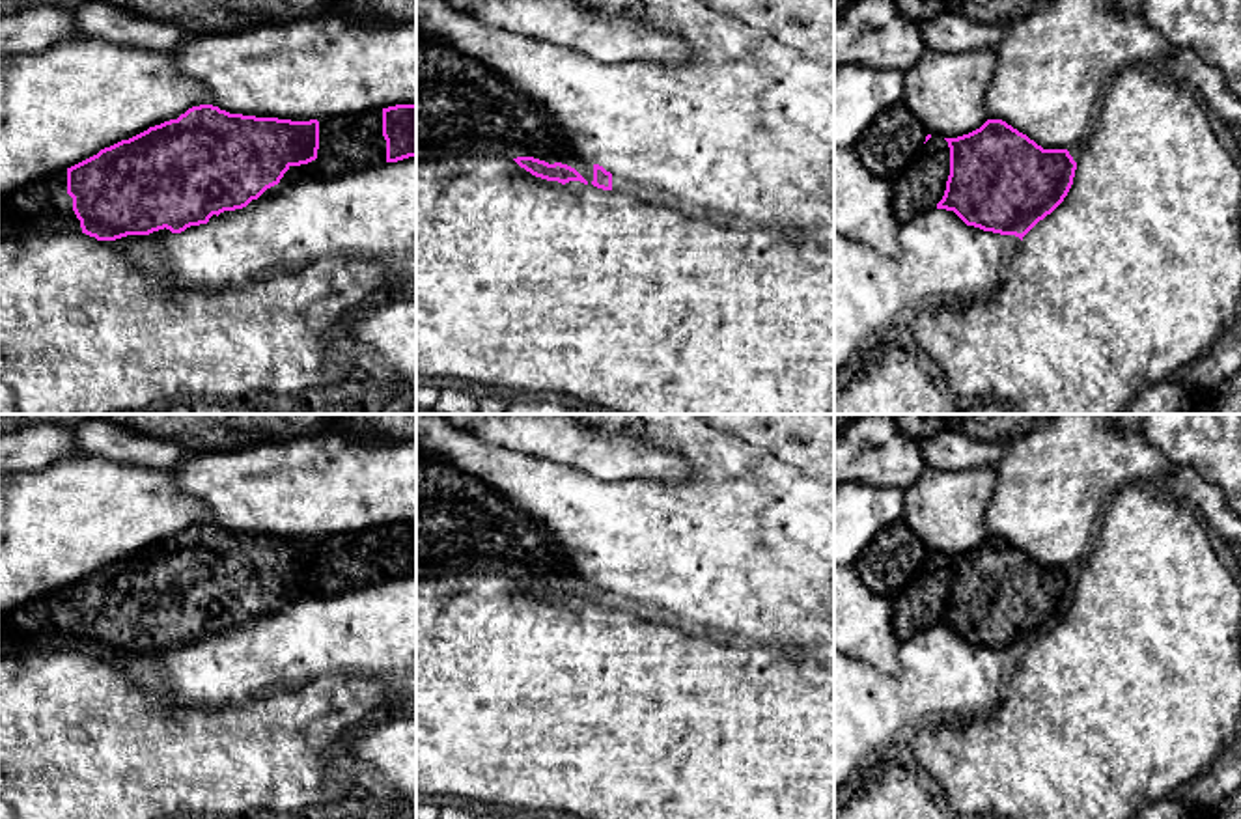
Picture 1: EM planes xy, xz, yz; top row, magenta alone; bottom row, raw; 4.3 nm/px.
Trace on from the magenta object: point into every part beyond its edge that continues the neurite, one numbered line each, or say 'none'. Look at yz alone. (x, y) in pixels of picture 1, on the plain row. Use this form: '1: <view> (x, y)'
1: yz (1010, 661)

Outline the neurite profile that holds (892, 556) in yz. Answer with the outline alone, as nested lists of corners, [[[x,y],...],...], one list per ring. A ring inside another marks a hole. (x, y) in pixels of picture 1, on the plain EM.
[[[901,519],[883,528],[855,562],[864,584],[892,601],[924,563],[929,550]]]

